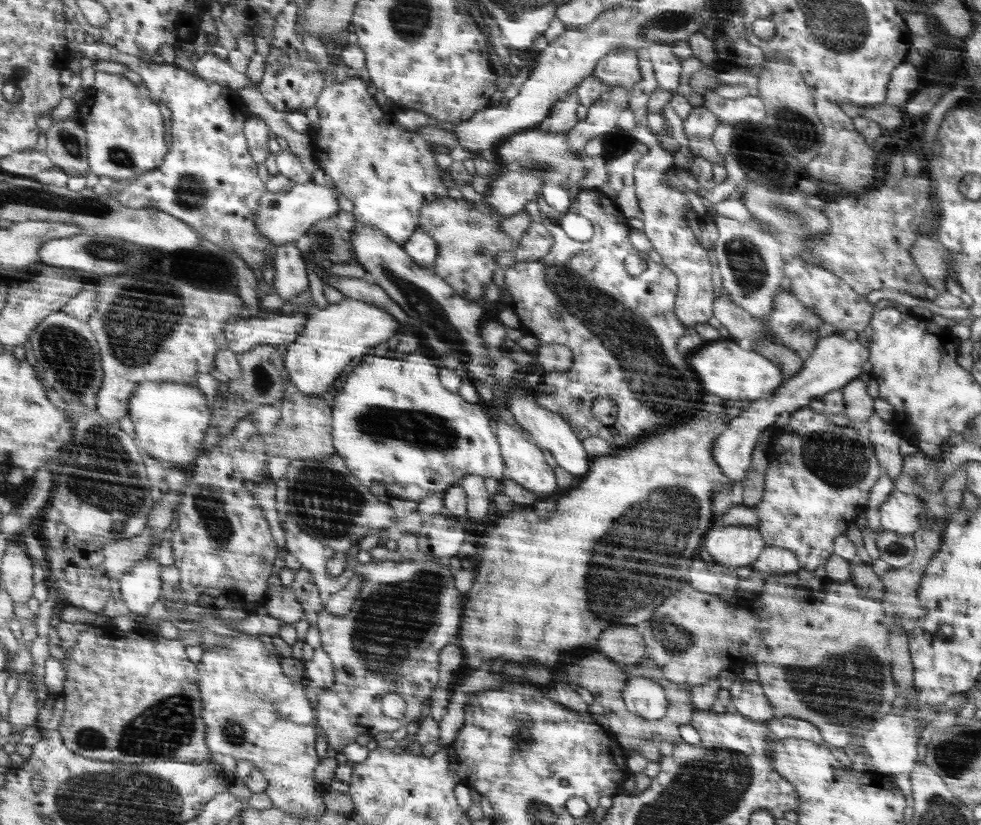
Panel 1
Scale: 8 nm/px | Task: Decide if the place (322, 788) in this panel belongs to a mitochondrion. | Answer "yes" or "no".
no

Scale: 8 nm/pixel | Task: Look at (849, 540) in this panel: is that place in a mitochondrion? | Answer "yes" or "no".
no

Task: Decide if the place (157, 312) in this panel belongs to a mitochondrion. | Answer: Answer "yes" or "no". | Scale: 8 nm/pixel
yes

